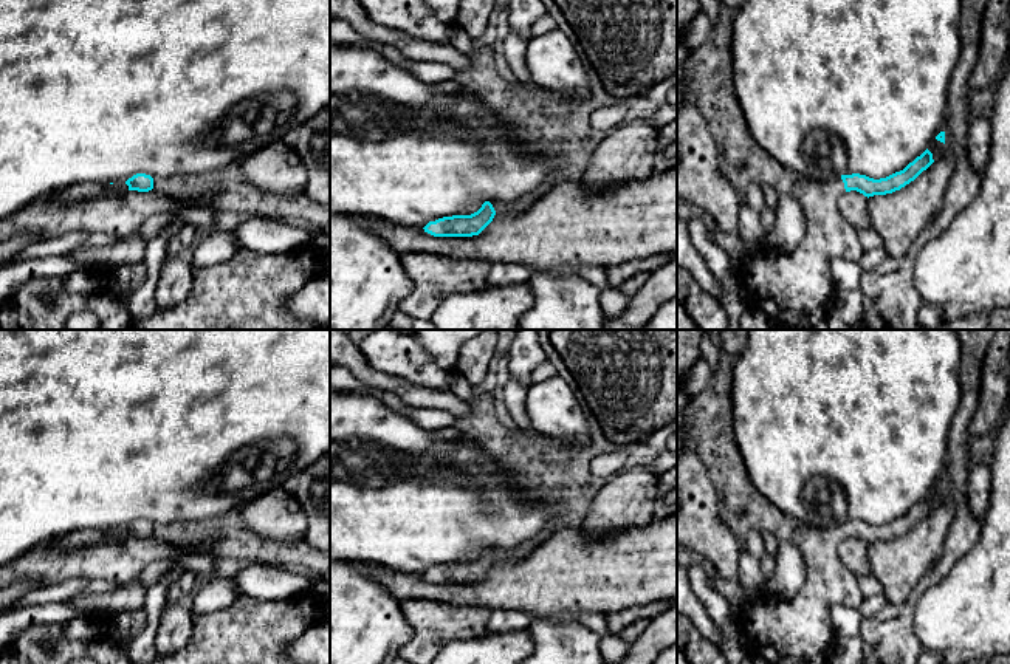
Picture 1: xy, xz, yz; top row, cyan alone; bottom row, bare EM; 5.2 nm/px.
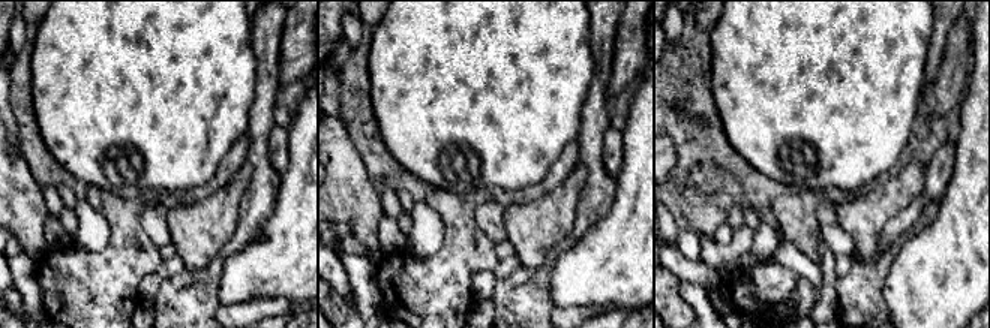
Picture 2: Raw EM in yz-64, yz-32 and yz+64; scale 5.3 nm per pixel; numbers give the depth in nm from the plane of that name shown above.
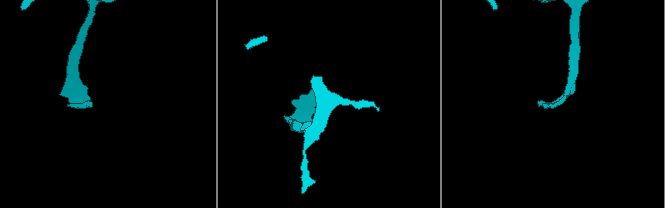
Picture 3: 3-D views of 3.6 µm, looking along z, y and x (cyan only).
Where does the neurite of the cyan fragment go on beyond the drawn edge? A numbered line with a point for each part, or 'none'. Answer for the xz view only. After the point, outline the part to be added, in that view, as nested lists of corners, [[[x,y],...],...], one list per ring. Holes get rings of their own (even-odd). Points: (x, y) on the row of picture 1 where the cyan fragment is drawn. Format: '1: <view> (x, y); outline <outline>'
none

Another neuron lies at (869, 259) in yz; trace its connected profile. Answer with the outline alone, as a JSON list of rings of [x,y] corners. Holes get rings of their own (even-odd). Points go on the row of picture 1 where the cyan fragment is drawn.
[[[883,246],[877,249],[864,251],[861,258],[858,260],[858,265],[861,266],[863,271],[869,271],[875,268],[886,255],[888,254]]]

